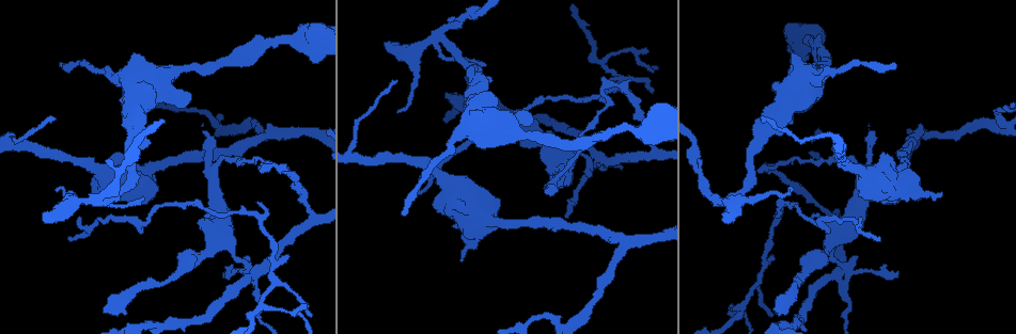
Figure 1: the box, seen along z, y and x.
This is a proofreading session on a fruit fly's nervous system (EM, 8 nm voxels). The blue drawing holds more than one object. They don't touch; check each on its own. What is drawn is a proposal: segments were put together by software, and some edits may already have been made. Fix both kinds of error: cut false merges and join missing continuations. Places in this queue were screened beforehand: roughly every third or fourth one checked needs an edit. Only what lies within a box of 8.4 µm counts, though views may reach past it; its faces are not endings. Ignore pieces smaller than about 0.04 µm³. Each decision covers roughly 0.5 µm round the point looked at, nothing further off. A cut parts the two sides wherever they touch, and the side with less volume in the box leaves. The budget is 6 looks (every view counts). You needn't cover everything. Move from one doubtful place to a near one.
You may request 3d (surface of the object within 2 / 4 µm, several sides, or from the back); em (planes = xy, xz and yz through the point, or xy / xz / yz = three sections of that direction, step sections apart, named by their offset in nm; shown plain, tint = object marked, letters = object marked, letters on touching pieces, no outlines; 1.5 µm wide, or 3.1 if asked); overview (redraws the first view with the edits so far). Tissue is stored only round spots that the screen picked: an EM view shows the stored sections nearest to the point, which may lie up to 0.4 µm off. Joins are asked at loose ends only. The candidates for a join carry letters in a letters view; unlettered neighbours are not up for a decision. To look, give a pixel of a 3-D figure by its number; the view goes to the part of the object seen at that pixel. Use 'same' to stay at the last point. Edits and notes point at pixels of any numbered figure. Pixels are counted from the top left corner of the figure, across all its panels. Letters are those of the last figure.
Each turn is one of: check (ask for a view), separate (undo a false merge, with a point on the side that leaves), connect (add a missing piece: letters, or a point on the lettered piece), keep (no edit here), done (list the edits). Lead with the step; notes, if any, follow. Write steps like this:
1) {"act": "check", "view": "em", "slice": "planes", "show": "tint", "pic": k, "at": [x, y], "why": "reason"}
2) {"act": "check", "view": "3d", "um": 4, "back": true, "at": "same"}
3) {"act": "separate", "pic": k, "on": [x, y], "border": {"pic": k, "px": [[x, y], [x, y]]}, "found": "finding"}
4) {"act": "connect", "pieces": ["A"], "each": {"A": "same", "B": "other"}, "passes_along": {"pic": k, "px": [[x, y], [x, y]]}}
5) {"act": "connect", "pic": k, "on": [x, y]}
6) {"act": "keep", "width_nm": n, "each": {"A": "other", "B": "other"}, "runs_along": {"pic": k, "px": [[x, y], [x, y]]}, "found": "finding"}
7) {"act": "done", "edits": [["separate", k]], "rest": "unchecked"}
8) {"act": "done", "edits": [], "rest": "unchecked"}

{"act": "check", "view": "3d", "um": 4, "pic": 1, "at": [203, 132], "why": "free end"}

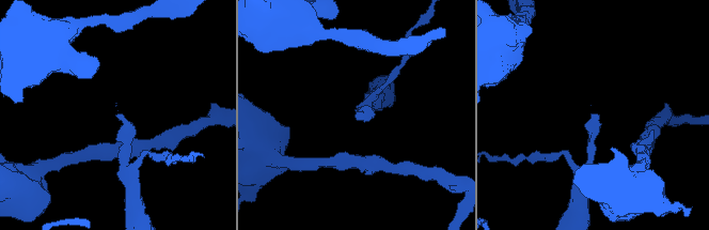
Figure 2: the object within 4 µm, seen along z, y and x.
{"act": "check", "view": "em", "slice": "xz", "step": 8, "show": "letters", "pic": 2, "at": [358, 115]}

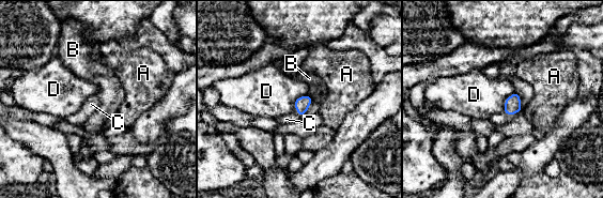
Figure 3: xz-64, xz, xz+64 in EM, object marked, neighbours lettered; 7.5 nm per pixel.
{"act": "check", "view": "em", "slice": "planes", "show": "letters", "at": "same"}

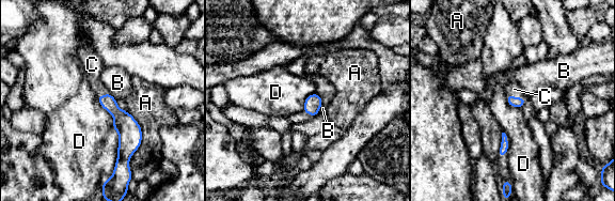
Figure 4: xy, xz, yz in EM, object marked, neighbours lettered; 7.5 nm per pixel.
{"act": "connect", "pieces": ["C"], "longest_contact_nm": ["D", 600], "each": {"A": "other", "B": "other", "C": "same", "D": "other"}, "passes_along": {"pic": 4, "px": [[513, 102], [516, 97], [514, 89]]}, "found": "the neuron continues"}

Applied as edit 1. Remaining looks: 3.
{"act": "check", "view": "overview", "why": "redraw"}

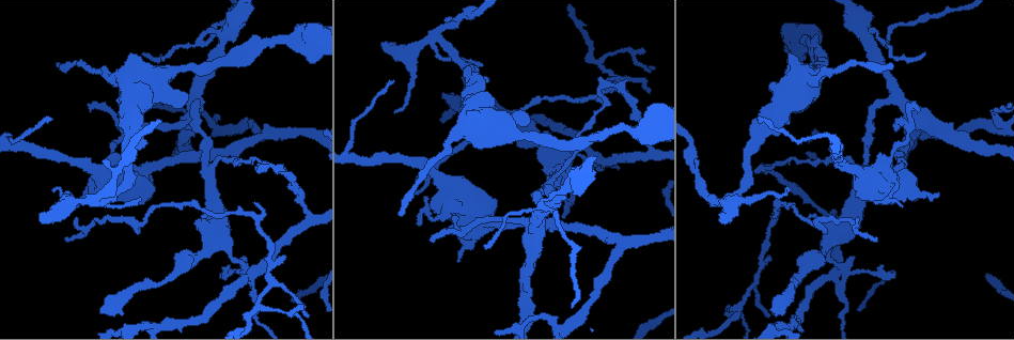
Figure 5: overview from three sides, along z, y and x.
{"act": "check", "view": "em", "um": 3.1, "slice": "planes", "show": "tint", "pic": 5, "at": [165, 73], "why": "sudden change in width"}

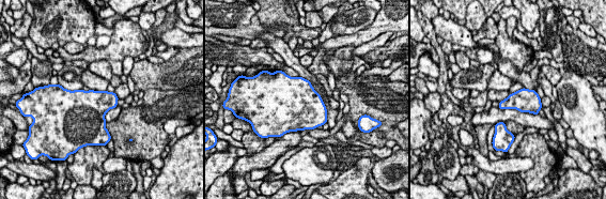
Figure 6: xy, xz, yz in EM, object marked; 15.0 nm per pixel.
{"act": "check", "view": "em", "um": 3.1, "slice": "planes", "show": "letters", "at": "same", "why": "what lies round it"}

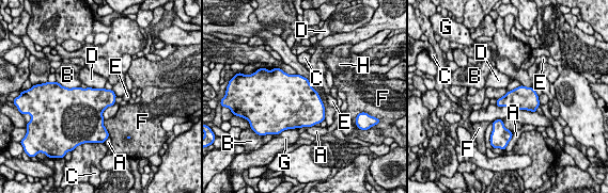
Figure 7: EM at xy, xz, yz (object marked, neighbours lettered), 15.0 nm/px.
{"act": "keep", "width_nm": 280, "each": {"A": "other", "B": "other", "C": "other", "D": "other", "E": "other", "F": "other", "G": "other", "H": "other"}, "found": "all the same neuron"}

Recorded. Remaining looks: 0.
{"act": "done", "edits": [["connect", 4]], "rest": "unchecked"}

